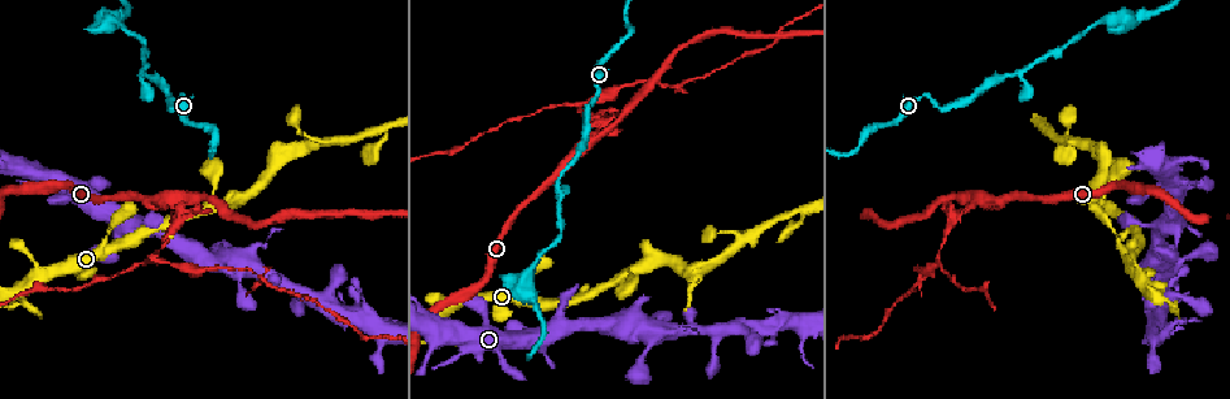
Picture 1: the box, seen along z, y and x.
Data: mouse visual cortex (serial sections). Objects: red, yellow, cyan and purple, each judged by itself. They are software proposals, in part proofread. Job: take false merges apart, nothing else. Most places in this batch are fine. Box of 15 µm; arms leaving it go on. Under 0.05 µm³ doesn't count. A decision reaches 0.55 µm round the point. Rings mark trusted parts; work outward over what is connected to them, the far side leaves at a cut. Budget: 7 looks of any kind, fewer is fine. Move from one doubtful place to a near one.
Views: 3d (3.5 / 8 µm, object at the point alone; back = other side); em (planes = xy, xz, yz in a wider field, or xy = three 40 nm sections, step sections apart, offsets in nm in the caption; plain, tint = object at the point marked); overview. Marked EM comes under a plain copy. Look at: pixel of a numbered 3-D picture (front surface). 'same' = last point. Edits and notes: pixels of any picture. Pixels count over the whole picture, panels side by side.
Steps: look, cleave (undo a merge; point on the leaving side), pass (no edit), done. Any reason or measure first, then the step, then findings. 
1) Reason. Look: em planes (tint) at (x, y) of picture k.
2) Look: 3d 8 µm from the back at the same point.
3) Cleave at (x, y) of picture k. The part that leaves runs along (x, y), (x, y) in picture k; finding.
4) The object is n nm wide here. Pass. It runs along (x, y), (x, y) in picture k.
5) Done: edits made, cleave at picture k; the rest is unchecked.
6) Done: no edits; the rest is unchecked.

Arms part here. Look: 3d 8 µm from the back at (559, 187) of picture 1.

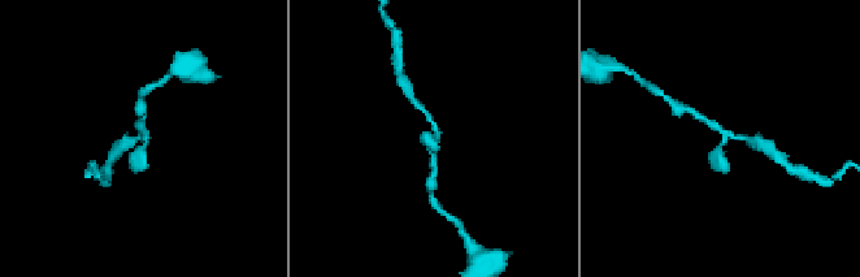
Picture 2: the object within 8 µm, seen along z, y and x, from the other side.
Look: em xy step 3 (tint) at (437, 137) of picture 2.

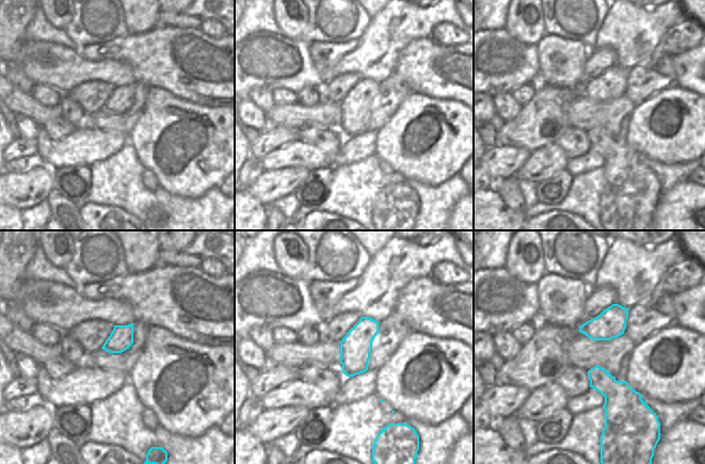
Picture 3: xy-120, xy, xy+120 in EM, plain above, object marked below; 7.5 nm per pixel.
The object is 240 nm wide here. Pass. It runs along (755, 139), (733, 138), (695, 115) in picture 2; continuous, no second cell.

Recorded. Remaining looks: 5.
Sudden change in width. Look: 3d 8 µm at (524, 279) of picture 1.

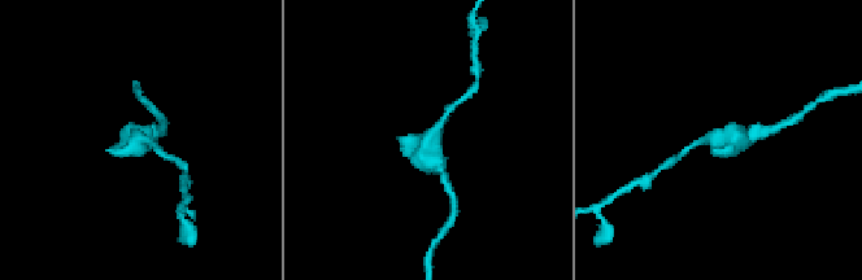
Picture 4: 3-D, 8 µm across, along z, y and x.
Zoom in. Look: 3d 3.5 µm at (430, 139) of picture 4.

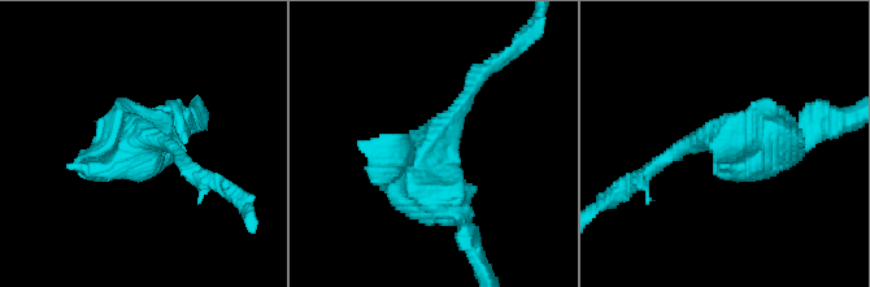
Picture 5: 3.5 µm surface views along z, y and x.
Look: em xy step 1 (tint) at (427, 151) of picture 5.

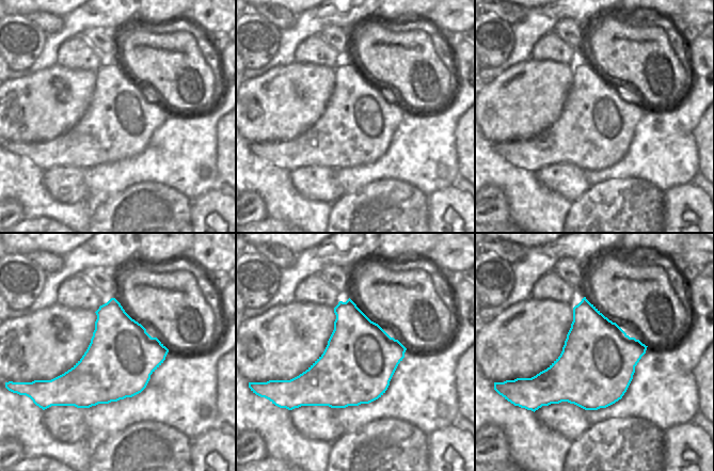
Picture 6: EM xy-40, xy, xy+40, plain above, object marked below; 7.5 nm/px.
Pass. All the same cell.

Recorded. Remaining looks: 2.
Calibre changes. Look: 3d 3.5 µm at (1157, 335) of picture 1.

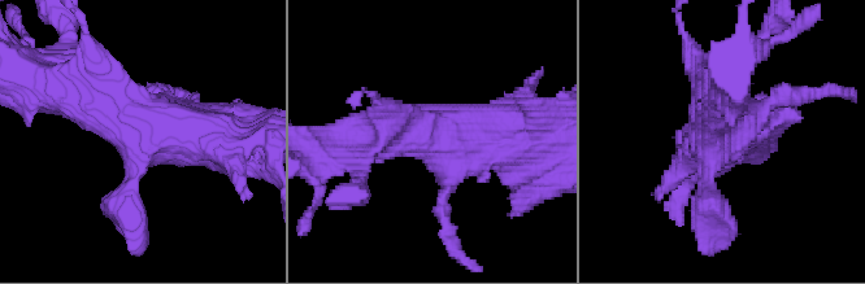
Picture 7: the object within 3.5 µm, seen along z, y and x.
Now the EM. Look: em xy step 3 (tint) at (144, 141) of picture 7.

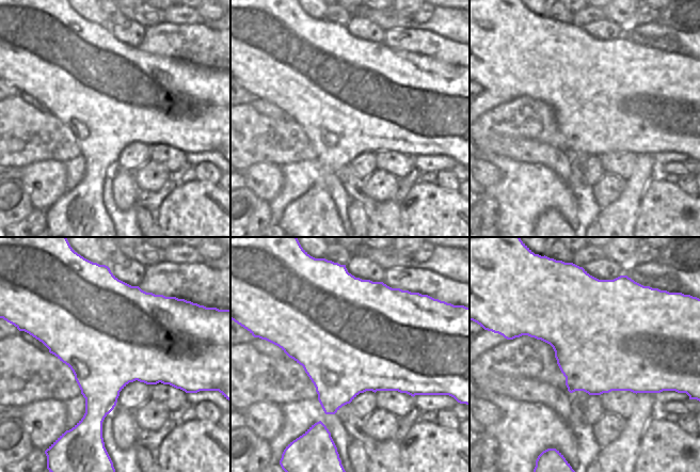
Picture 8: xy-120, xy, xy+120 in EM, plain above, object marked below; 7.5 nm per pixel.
Pass. It runs along (69, 87), (144, 119), (216, 131) in picture 7; continuous, no second cell.

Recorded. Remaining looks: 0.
Done: no edits; the rest is unchecked.

